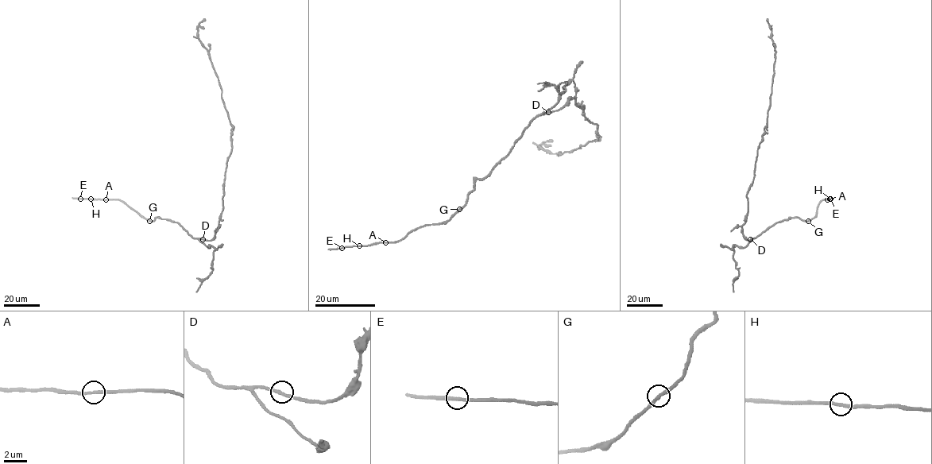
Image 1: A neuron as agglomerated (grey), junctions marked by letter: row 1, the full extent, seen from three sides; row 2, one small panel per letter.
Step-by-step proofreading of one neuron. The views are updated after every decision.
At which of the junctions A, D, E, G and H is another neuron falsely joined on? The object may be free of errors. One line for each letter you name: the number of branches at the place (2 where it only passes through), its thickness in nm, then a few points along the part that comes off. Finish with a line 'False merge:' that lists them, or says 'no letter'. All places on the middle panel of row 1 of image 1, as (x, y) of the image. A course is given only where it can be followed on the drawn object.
False merge: no letter

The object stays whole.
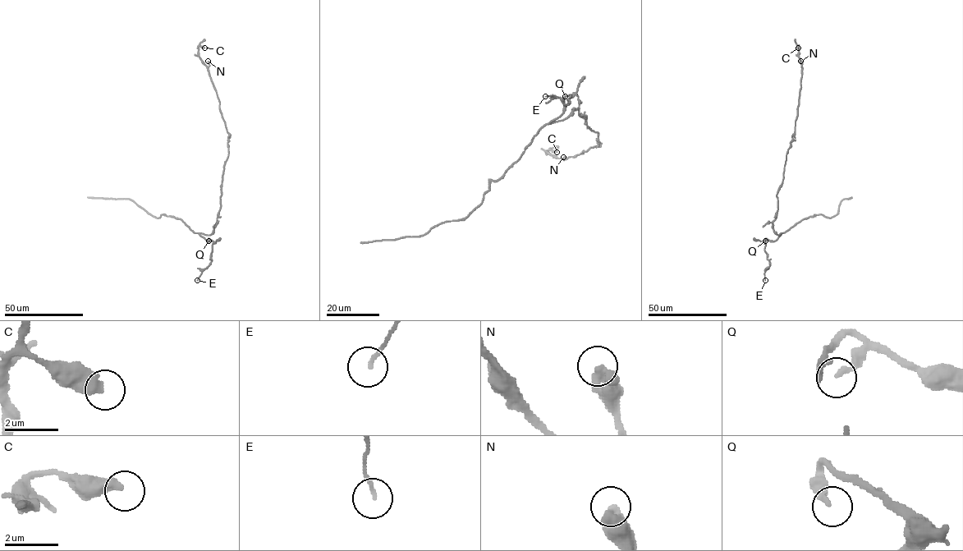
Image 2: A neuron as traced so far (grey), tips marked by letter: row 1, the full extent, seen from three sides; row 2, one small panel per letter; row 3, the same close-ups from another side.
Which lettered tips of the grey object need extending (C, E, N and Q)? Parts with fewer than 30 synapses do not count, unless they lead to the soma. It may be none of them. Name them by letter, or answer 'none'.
none

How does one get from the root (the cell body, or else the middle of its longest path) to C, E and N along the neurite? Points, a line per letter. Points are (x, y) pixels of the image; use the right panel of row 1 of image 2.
C: (777, 212), (777, 192), (782, 181), (786, 153), (795, 133), (800, 88), (801, 64), (796, 46), (798, 48)
E: (777, 212), (772, 227), (777, 234), (781, 234), (774, 241), (764, 240), (770, 264), (764, 273), (765, 280)
N: (777, 212), (777, 192), (782, 181), (786, 153), (795, 133), (800, 88), (800, 61)

